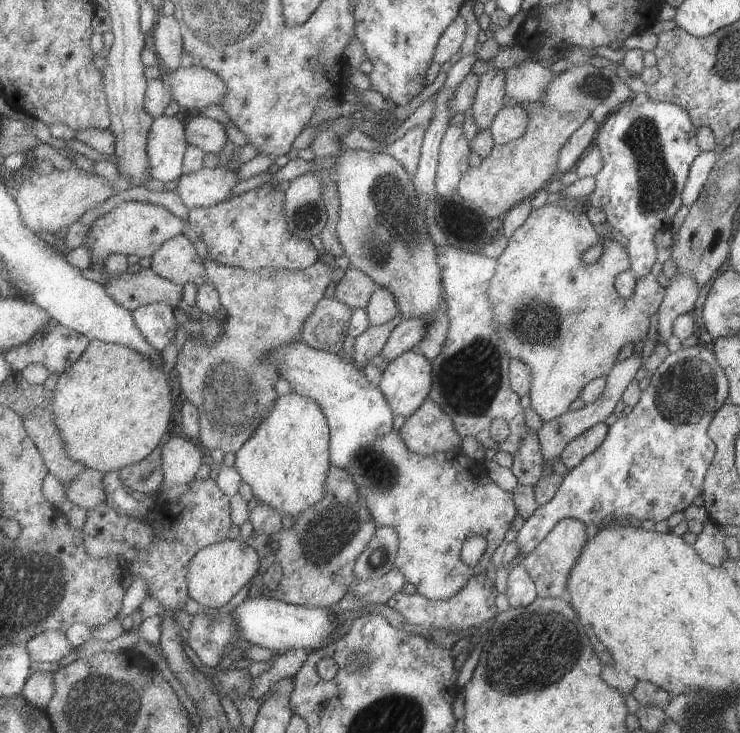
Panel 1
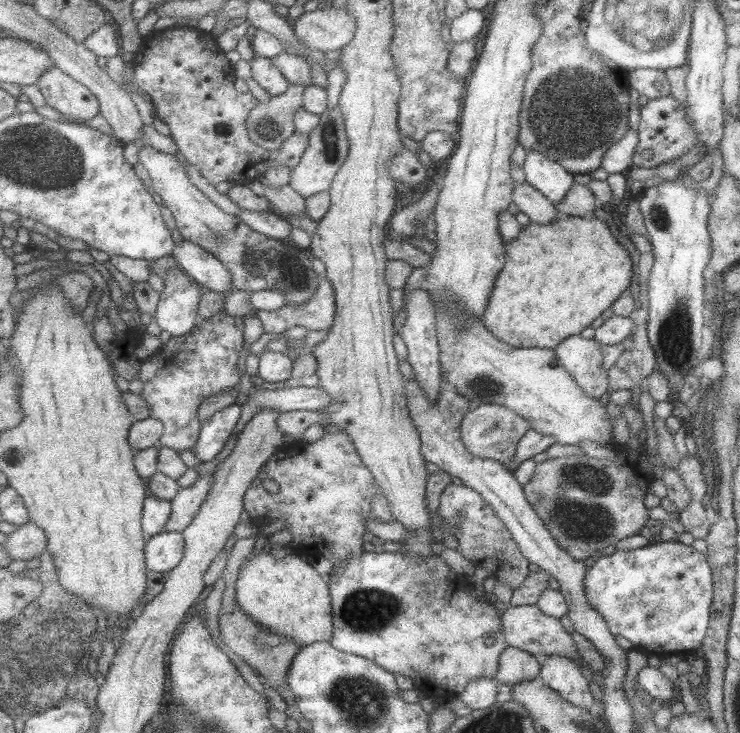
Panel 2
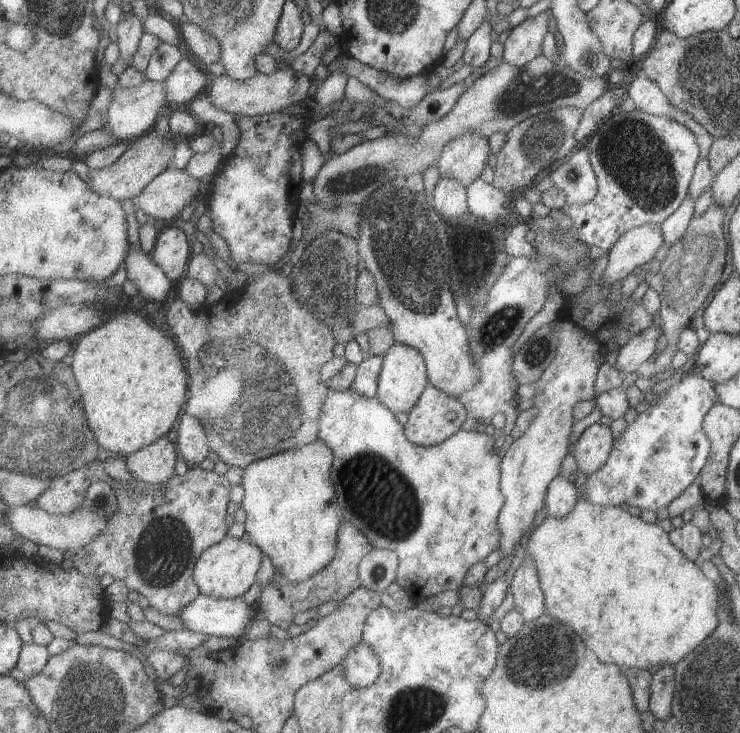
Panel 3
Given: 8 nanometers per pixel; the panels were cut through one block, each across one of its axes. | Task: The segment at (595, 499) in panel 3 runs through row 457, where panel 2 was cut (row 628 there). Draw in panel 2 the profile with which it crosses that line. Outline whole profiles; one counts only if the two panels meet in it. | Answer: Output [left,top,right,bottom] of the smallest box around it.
[583,540,713,658]

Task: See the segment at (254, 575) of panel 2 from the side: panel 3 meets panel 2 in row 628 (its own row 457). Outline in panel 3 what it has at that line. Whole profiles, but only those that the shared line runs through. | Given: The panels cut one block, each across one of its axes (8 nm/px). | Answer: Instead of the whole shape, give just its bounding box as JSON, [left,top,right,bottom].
[243,438,343,583]

